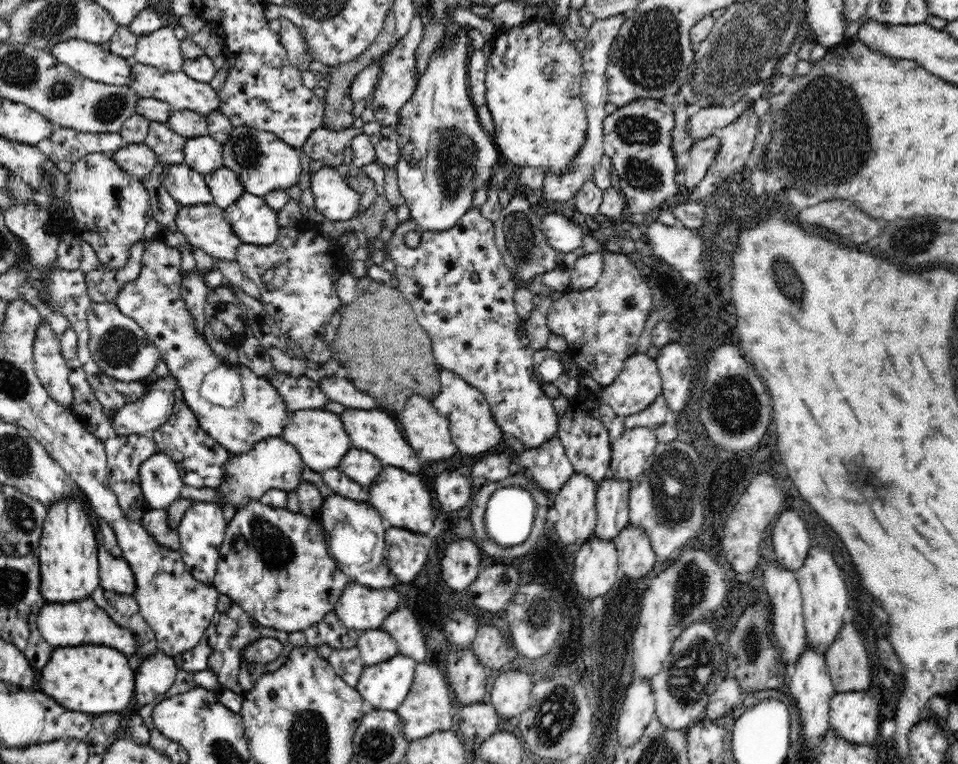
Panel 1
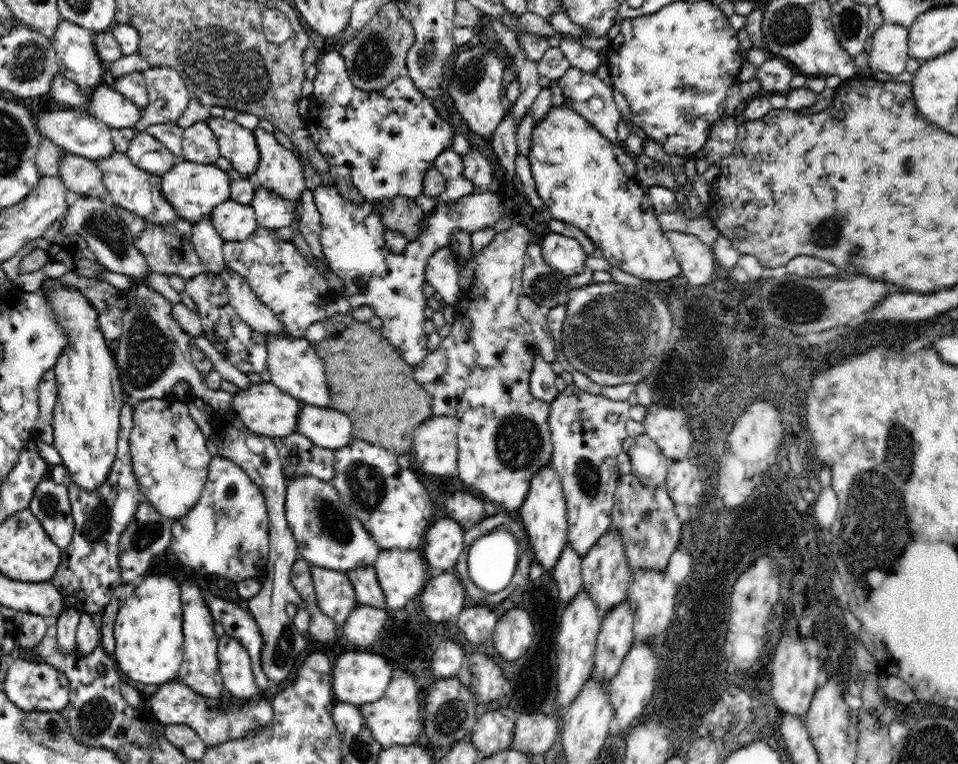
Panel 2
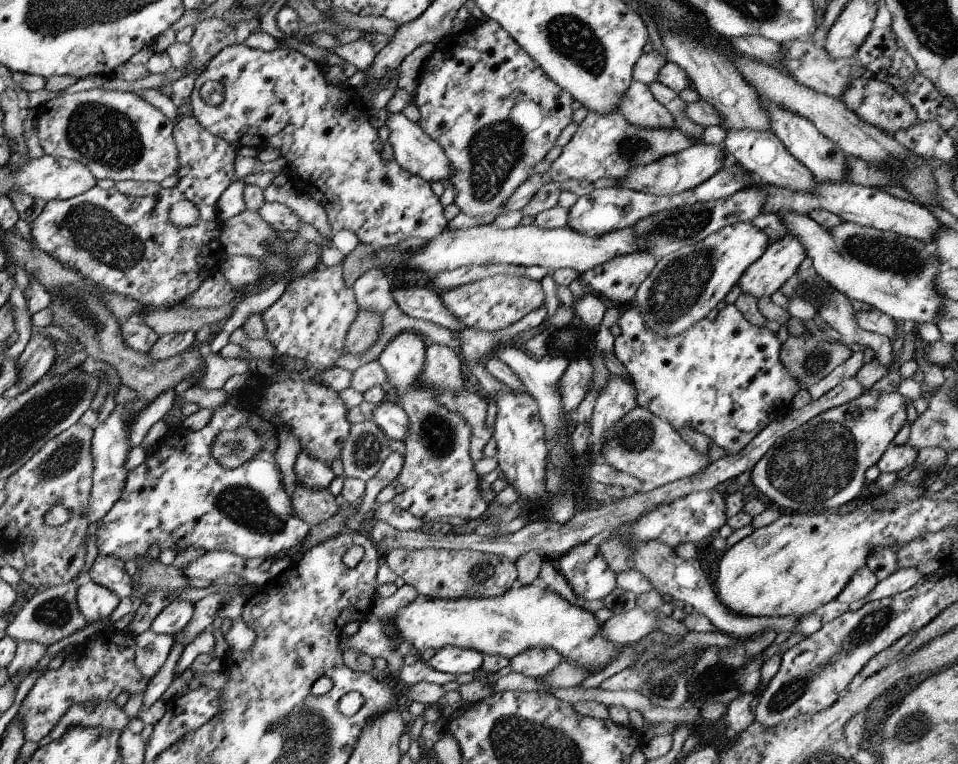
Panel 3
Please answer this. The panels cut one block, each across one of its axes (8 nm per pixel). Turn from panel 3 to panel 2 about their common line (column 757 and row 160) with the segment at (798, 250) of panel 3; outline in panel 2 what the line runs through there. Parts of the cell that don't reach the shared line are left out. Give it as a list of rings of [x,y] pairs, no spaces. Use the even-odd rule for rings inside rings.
[[[254,128],[252,134],[258,146],[258,166],[254,182],[264,190],[276,192],[284,200],[300,200],[306,184],[302,180],[304,174],[298,156],[280,146],[274,134],[262,128]]]

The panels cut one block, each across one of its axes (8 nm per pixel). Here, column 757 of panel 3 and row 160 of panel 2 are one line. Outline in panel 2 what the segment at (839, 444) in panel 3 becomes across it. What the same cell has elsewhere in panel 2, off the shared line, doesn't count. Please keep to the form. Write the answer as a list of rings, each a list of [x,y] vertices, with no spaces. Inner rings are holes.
[[[470,146],[468,154],[462,156],[462,164],[464,164],[462,174],[464,174],[464,178],[468,182],[472,182],[474,192],[490,192],[490,190],[494,190],[492,188],[494,166],[476,146]]]

